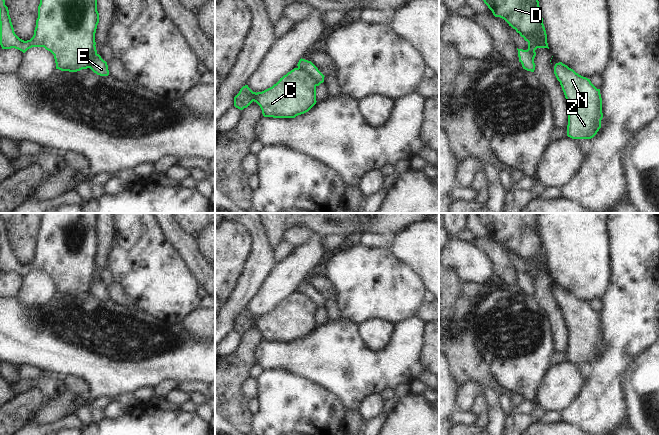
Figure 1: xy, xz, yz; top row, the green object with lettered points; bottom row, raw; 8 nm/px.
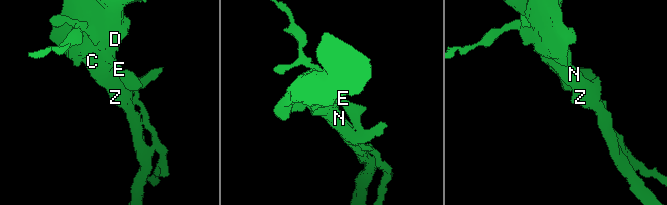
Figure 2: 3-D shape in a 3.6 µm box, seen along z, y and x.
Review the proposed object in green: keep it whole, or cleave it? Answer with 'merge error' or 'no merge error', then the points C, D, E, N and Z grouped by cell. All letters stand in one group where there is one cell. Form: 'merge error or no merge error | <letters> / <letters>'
merge error | C D N Z / E

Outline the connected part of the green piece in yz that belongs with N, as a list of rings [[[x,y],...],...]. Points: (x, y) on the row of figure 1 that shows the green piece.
[[[562,62],[555,64],[554,74],[568,103],[567,136],[593,138],[601,128],[603,118],[600,89]]]

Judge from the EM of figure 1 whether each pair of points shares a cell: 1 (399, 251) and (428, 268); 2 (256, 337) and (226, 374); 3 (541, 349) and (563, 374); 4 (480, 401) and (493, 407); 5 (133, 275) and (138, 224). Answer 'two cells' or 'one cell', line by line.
1: one cell
2: one cell
3: two cells
4: two cells
5: one cell

